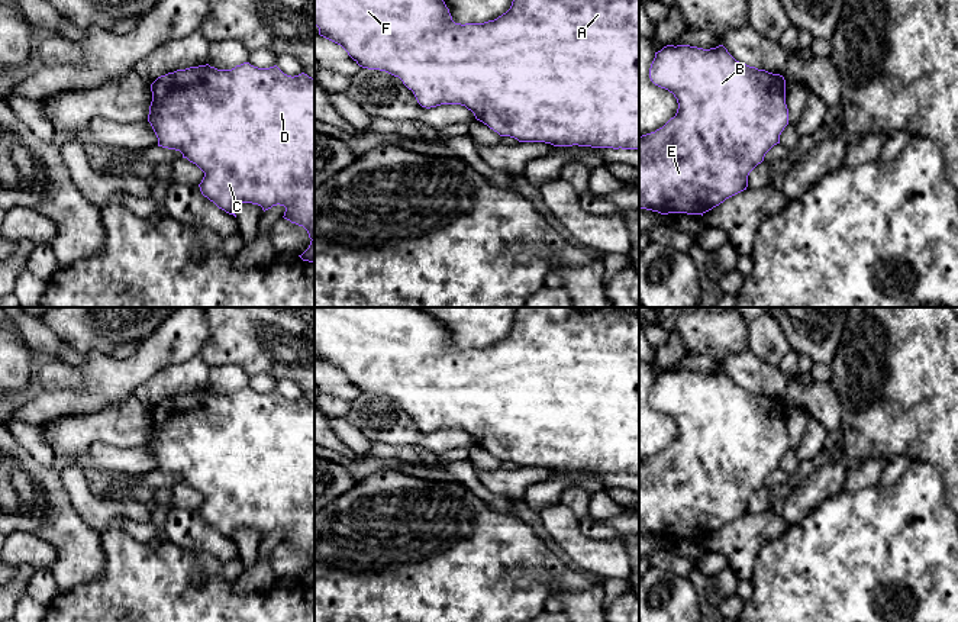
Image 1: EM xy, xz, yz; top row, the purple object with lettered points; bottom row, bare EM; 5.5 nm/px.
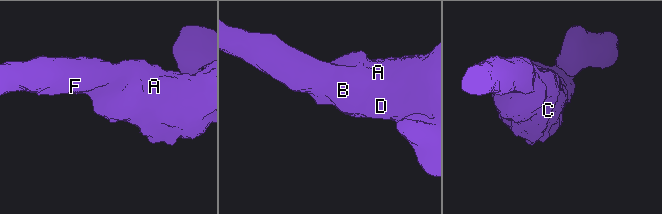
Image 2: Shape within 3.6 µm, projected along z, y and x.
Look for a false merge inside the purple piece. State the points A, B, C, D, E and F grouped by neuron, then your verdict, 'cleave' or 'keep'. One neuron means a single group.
groups A B C D E F; keep

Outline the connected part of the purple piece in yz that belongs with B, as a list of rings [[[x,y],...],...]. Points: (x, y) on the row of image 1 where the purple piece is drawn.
[[[667,45],[655,52],[651,81],[674,94],[678,109],[662,128],[639,136],[639,207],[668,213],[704,215],[726,199],[746,190],[749,173],[764,161],[788,125],[786,80],[780,74],[736,61],[723,45],[703,49]]]

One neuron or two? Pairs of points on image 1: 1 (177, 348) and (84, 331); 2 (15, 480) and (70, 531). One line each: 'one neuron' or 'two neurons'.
1: two neurons
2: one neuron

